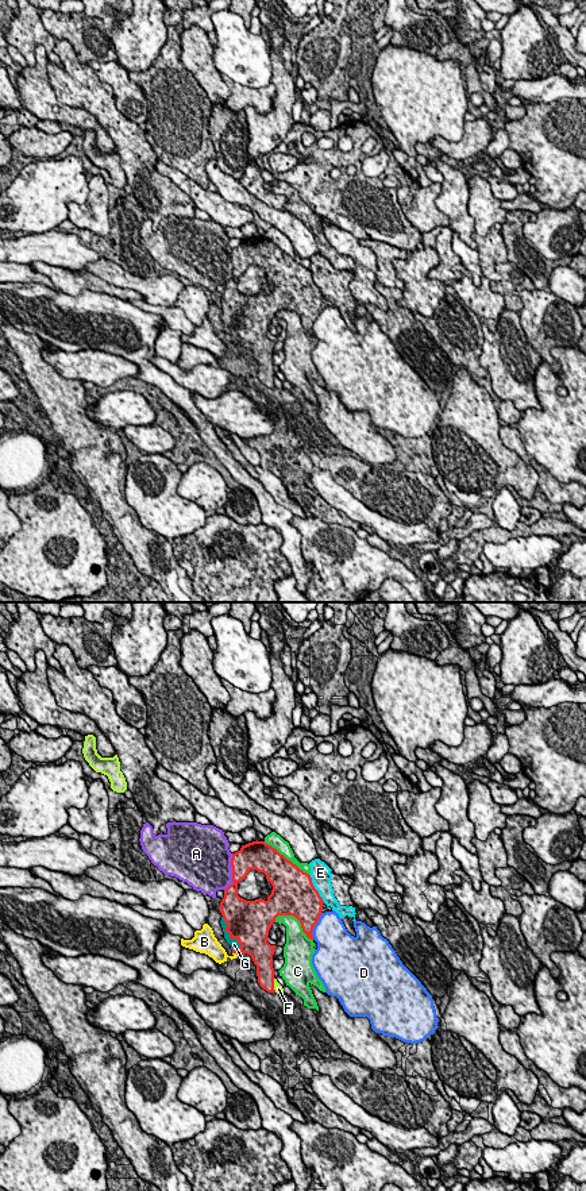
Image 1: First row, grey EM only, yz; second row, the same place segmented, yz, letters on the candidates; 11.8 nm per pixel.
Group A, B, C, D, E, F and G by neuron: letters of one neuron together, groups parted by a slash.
A / B / C / D / E / F / G

